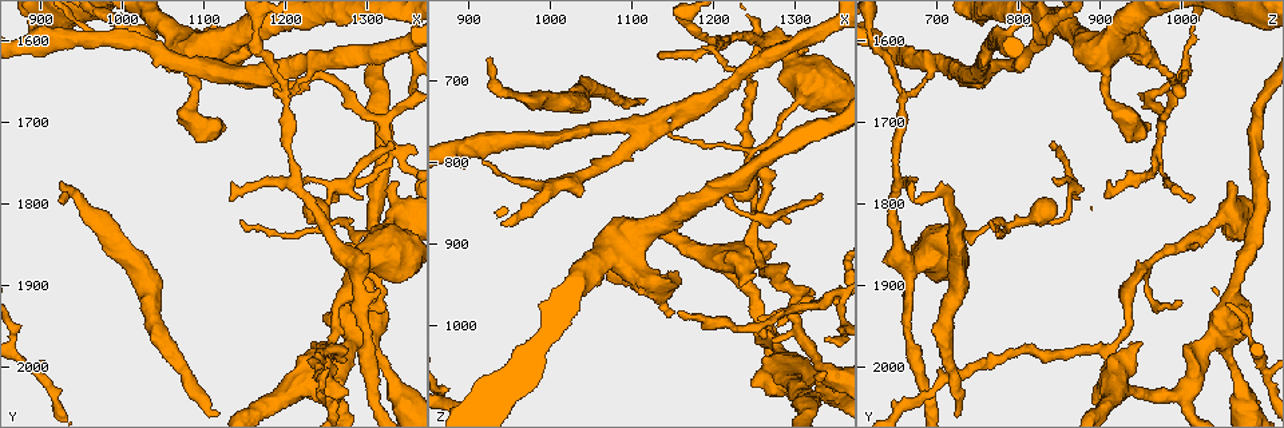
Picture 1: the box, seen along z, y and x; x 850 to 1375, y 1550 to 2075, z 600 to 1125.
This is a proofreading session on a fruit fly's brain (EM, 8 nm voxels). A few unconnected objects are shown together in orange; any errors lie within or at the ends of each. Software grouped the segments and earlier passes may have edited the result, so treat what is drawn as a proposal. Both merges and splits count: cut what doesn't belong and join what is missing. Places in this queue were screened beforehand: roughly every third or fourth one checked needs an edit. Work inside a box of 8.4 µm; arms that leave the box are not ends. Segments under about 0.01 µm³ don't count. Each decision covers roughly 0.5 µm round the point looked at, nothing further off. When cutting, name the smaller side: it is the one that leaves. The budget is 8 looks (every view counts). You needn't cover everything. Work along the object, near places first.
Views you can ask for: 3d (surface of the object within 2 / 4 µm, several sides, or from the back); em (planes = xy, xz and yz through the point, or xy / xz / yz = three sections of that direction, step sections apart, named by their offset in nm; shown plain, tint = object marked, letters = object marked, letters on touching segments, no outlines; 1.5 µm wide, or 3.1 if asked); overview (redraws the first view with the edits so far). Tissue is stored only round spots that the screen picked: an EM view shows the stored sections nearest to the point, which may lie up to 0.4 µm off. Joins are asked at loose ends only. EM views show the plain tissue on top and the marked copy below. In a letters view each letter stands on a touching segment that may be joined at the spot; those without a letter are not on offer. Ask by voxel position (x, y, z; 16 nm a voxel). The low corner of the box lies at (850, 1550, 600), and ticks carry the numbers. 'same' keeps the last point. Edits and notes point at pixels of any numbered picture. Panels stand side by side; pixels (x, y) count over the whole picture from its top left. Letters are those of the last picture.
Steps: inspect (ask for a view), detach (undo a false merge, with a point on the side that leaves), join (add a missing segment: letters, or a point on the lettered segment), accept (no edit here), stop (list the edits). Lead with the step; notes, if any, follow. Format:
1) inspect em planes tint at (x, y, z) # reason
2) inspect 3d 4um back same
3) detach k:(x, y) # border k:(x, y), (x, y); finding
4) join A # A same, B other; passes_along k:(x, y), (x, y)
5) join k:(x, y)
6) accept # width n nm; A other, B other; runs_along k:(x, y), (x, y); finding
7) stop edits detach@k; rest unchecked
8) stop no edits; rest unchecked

inspect 3d 2um at (1125, 1705, 960) # branch stops here

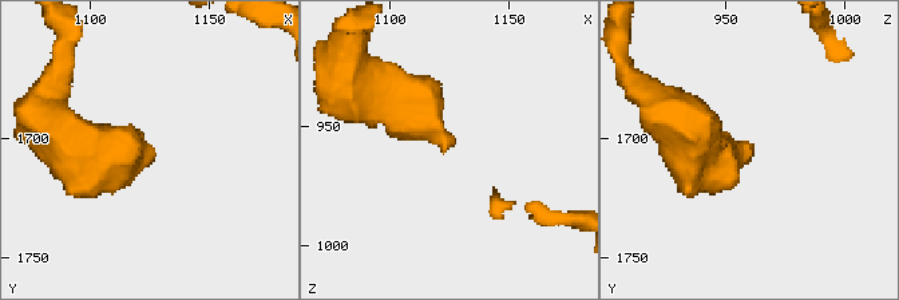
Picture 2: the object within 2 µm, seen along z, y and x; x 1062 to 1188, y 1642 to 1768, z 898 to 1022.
inspect em planes letters at (1124, 1702, 958) # now the EM

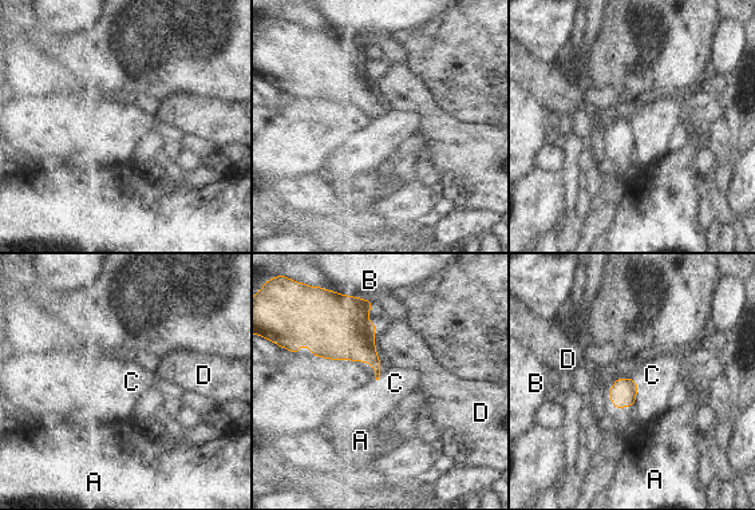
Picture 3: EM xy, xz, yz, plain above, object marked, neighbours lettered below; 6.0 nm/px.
accept # A other, B other, C other, D other; border 3:(625, 378), (636, 383), (635, 404); none of them fits

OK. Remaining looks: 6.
inspect em planes tint at (1215, 1770, 840) # free end

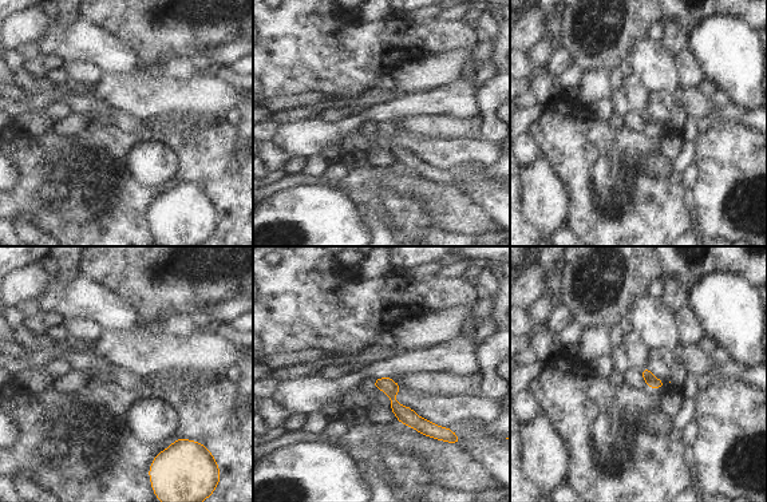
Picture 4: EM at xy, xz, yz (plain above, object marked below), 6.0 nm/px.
inspect em planes letters same # what lies round it

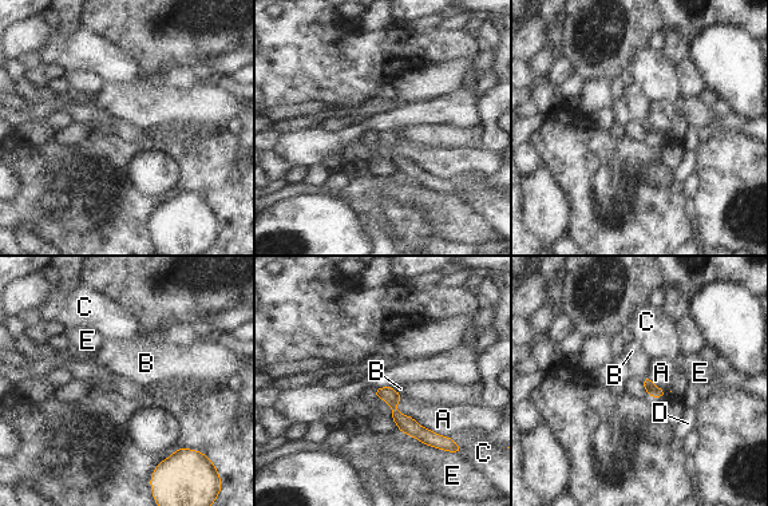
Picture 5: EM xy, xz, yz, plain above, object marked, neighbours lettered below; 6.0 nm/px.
accept # longest_contact A 400 nm; A other, B other, C other, D other, E other; no lettered segment goes on from it

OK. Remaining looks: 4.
inspect 3d 4um at (1280, 1925, 1005) # branch stops here

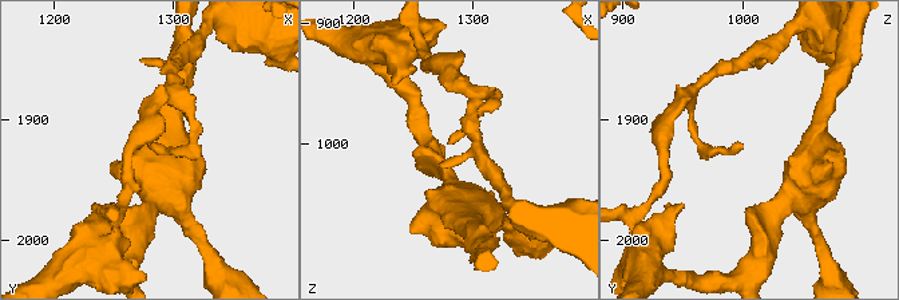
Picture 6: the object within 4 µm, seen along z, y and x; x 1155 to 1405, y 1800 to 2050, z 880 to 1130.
inspect em xz step 8 tint at (1280, 1918, 1002) # shape alone is not enough

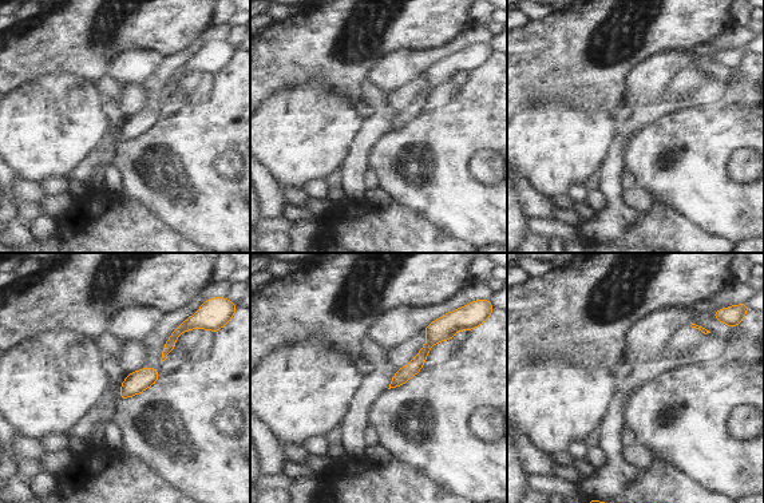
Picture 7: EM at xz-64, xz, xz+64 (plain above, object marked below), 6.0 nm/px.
inspect em planes letters same

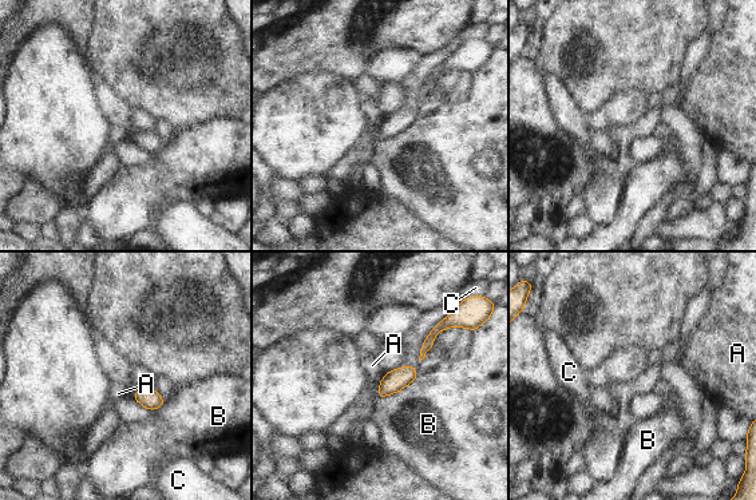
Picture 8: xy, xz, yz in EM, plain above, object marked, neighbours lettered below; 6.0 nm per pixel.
accept # longest_contact B 280 nm; A other, B other, C other; none of them fits

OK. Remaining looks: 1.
stop no edits; rest unchecked

